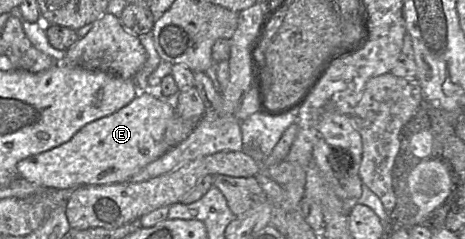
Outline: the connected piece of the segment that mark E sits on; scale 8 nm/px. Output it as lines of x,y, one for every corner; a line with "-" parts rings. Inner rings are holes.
147,86
136,98
115,113
83,126
69,141
43,153
22,159
17,164
21,178
39,186
55,189
75,189
81,186
108,185
128,182
129,179
149,163
163,156
169,149
165,132
175,117
172,100
162,98

